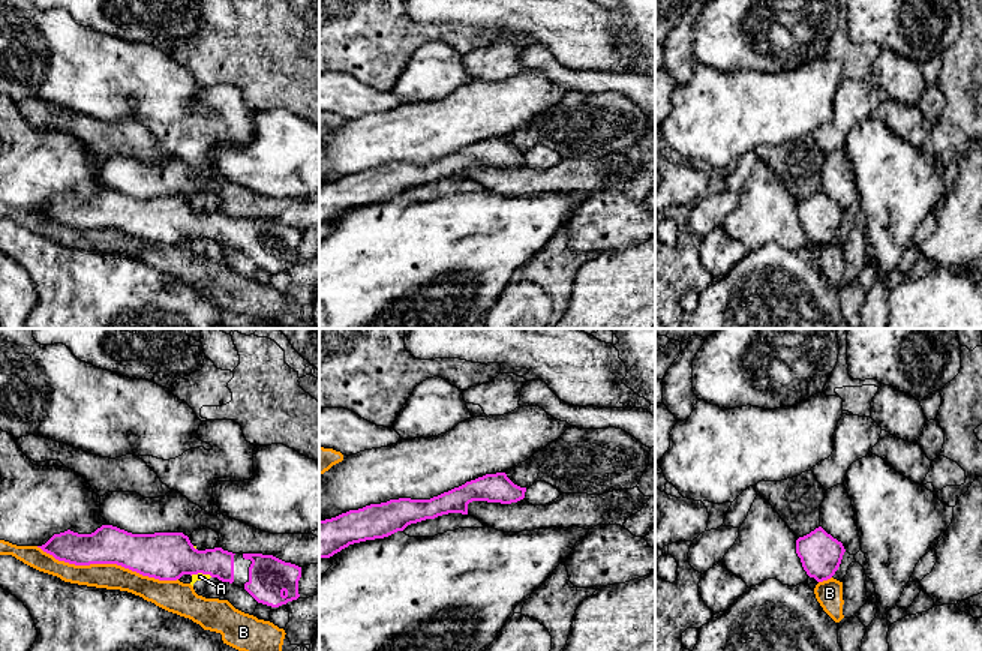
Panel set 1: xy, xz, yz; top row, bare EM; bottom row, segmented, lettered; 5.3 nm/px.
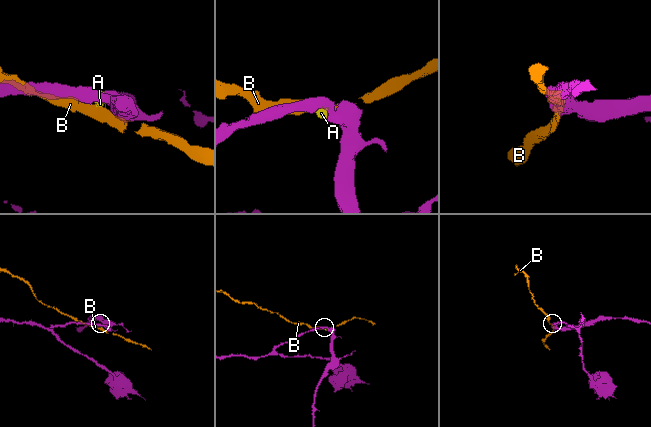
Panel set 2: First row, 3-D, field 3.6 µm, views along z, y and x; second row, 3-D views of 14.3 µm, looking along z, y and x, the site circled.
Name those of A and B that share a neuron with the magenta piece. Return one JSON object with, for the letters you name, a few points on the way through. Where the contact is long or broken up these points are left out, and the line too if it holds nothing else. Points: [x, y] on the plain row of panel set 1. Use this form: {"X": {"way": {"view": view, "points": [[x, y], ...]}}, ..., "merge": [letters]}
{"merge": []}

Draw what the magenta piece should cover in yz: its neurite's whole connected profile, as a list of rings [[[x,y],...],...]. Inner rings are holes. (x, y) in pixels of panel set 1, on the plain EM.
[[[822,190],[796,204],[796,218],[810,242],[817,246],[831,243],[838,234],[846,213]]]

